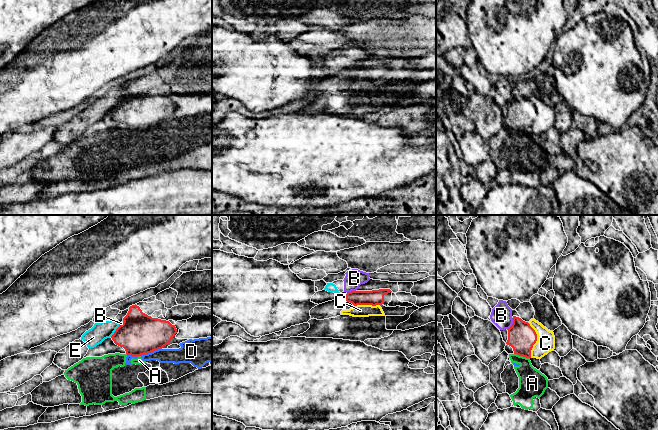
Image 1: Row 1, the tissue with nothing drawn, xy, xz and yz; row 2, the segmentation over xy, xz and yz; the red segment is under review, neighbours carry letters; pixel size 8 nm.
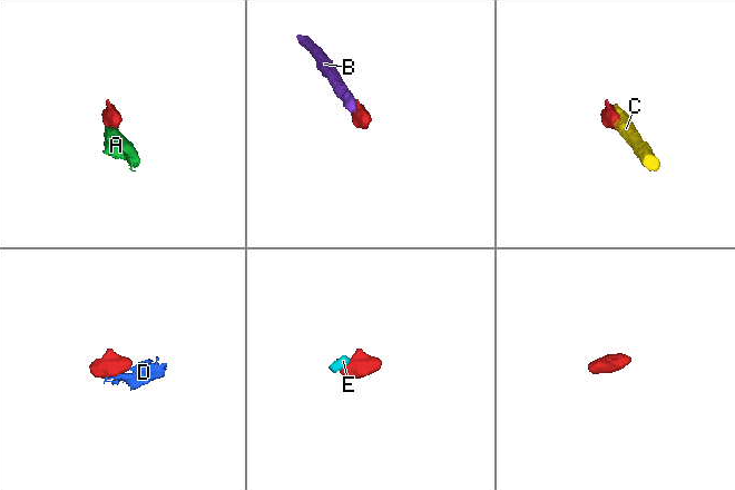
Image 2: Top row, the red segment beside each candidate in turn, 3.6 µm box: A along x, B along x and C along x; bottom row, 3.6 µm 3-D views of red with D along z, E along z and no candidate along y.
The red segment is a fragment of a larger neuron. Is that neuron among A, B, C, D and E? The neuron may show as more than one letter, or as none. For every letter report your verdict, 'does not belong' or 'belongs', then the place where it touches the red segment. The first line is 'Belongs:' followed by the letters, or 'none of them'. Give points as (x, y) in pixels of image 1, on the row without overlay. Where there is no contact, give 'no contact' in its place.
Belongs: C
A: does not belong; meets red in yz at (522, 131)
B: does not belong; meets red in yz at (512, 100)
C: belongs; meets red in yz at (536, 116)
D: does not belong; meets red in xy at (150, 128)
E: does not belong; meets red in xy at (115, 107)

